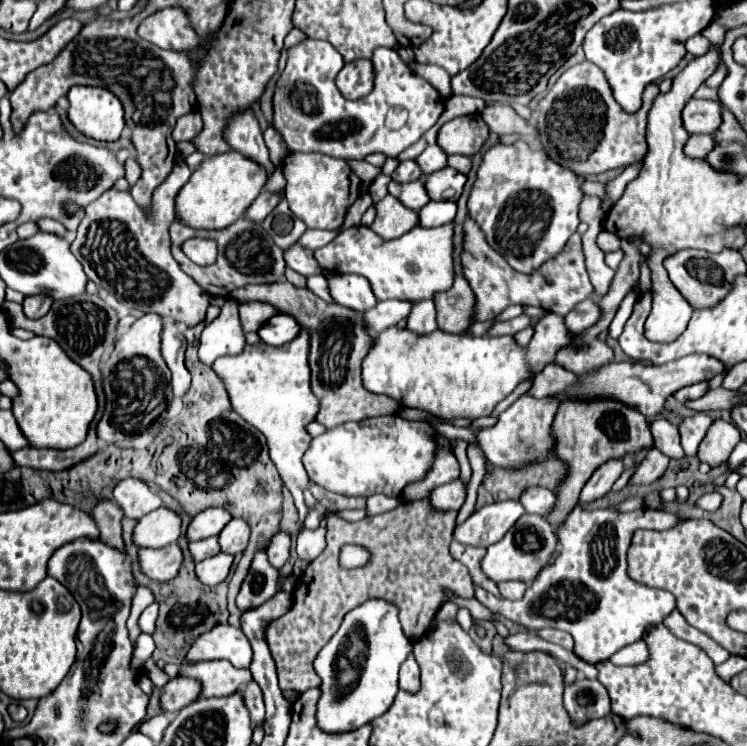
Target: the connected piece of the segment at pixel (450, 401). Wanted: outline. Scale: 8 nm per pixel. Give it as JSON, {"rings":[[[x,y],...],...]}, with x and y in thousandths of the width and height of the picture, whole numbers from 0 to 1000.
{"rings":[[[734,420],[715,436],[715,449],[704,465],[696,465],[685,449],[627,452],[594,444],[557,449],[546,441],[522,438],[506,449],[498,471],[490,476],[485,508],[493,524],[530,535],[538,543],[534,556],[542,562],[625,572],[632,567],[629,563],[656,556],[669,538],[712,505],[718,508],[704,529],[715,535],[739,532],[771,513],[774,505],[766,497],[736,489],[744,487],[750,468],[771,460],[771,452],[774,449],[758,438],[755,425],[744,420]]]}

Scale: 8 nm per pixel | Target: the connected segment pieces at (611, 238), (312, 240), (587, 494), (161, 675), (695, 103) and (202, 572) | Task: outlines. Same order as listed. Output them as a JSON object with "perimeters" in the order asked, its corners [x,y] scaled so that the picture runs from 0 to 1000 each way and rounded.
{"perimeters":[[[[803,312],[803,315],[801,315],[801,331],[803,331],[809,339],[825,336],[825,334],[830,334],[830,320],[827,320],[825,315],[817,315],[817,312]]],[[[458,304],[447,307],[447,310],[434,310],[434,307],[410,307],[410,312],[399,320],[407,331],[412,331],[415,335],[423,335],[436,326],[442,326],[452,312],[458,310]]],[[[819,618],[819,621],[809,621],[809,626],[801,626],[795,637],[787,642],[787,647],[782,650],[776,661],[776,674],[784,677],[809,666],[822,650],[822,645],[833,637],[833,631],[835,631],[833,618]]],[[[203,883],[193,889],[193,902],[195,902],[195,905],[203,910],[203,916],[206,916],[209,921],[214,921],[214,924],[217,924],[217,921],[220,921],[220,916],[228,910],[228,908],[222,908],[222,902],[220,902],[217,897],[212,897],[212,894],[206,891],[206,886],[203,886]]],[[[924,133],[913,149],[913,165],[921,178],[953,178],[964,168],[967,141],[961,135]]],[[[292,741],[286,747],[278,747],[278,749],[268,752],[268,755],[262,755],[262,773],[273,784],[292,784],[305,773],[311,749],[313,747],[303,744],[303,741]]]]}

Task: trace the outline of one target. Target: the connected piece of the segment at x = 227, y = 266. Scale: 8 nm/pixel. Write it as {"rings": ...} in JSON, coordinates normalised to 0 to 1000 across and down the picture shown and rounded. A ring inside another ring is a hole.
{"rings":[[[319,294],[300,310],[257,310],[254,304],[246,304],[241,296],[233,296],[228,304],[228,318],[230,318],[233,347],[270,387],[276,387],[286,398],[305,398],[311,390],[329,385],[335,379],[375,379],[375,377],[380,377],[383,355],[380,355],[378,334],[372,328],[367,328],[364,318],[353,310],[353,304],[348,299],[337,299],[332,294]],[[257,318],[286,320],[292,326],[292,347],[286,355],[268,358],[244,339],[244,326]]]}

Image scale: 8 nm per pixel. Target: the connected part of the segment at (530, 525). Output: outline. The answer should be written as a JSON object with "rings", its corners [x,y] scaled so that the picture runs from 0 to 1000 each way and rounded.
{"rings":[[[699,690],[693,696],[691,706],[685,706],[685,712],[680,712],[675,717],[675,723],[669,723],[667,728],[653,733],[653,739],[645,749],[645,765],[661,782],[672,782],[672,779],[683,779],[683,776],[710,782],[720,771],[720,765],[734,755],[734,749],[742,739],[744,739],[744,717],[742,717],[739,704],[731,701],[731,696],[723,690]]]}

